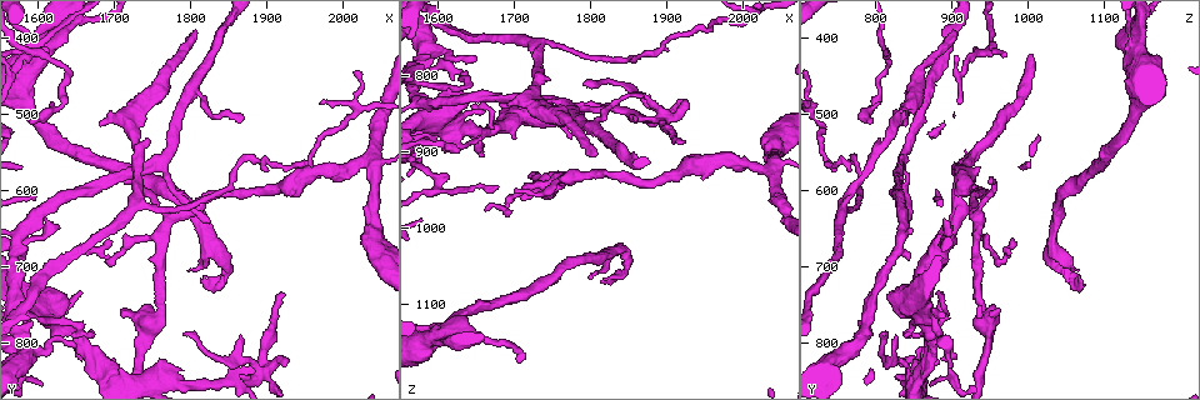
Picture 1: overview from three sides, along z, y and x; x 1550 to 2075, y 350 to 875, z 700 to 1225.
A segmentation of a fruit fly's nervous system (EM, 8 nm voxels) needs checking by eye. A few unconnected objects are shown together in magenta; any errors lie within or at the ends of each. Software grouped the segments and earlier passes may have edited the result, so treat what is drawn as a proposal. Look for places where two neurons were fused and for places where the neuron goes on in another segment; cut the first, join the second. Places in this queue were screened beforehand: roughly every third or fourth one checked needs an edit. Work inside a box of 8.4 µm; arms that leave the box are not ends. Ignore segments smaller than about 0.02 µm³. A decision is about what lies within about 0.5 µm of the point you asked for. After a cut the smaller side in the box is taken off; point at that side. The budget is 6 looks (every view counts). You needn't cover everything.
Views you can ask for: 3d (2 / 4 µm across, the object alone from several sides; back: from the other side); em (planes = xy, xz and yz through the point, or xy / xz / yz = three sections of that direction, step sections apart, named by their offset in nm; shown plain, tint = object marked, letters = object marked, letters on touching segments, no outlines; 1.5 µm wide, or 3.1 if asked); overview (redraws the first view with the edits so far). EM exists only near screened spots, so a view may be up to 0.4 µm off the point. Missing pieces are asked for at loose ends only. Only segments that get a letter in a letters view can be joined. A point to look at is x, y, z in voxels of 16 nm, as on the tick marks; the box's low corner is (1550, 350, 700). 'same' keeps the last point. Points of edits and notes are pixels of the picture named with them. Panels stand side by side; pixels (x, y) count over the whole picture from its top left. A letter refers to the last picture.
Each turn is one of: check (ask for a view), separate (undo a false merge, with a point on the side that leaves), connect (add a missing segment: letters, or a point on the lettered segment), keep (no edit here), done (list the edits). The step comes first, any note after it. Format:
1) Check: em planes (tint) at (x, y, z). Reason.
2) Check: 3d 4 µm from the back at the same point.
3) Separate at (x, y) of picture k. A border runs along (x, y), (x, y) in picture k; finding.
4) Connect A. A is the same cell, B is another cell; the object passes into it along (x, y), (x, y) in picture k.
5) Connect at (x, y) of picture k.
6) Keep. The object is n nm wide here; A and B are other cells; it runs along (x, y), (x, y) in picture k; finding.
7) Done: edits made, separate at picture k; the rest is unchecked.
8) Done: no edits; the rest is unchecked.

Check: em yz step 4 (letters) at (1890, 845, 855). Sharp bend.

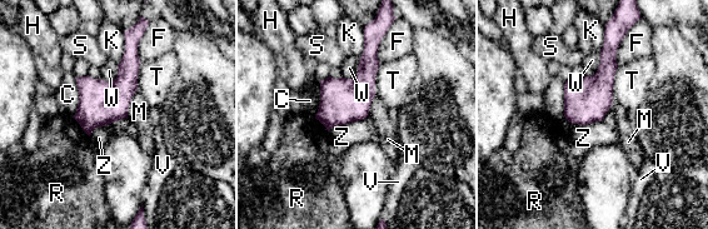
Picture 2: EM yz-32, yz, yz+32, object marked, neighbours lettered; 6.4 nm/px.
Keep. The longest contact is with Z, 360 nm; C, F, H, K, M, R, S, T, V, W and Z are other cells; a border runs along (118, 64), (113, 79), (100, 79) in picture 2; all the same neuron.

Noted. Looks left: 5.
Check: em planes (plain) at (1920, 735, 885). Branch stops here.

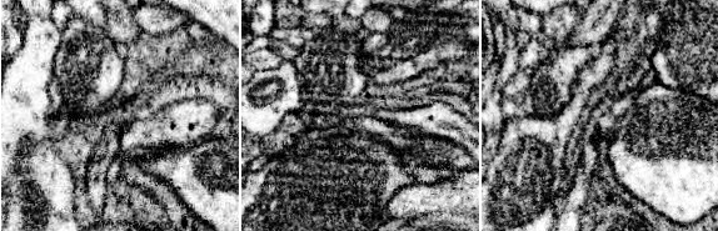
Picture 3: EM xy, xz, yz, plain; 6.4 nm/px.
Check: em planes (tint) at the same point.

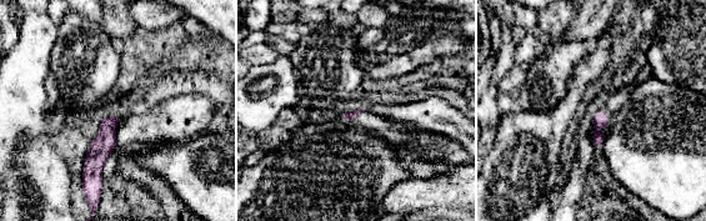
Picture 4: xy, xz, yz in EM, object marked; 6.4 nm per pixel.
Check: em planes (letters) at the same point.

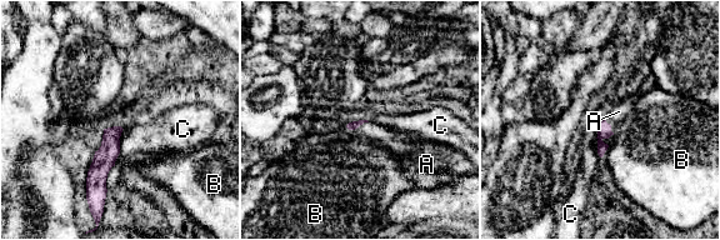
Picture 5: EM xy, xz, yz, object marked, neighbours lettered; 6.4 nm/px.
Connect A. A is the same cell, B and C are other cells; the object passes into it along (353, 125), (359, 125), (393, 140) in picture 5; the neuron continues.

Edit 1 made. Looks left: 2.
Done: edits made, connect at picture 5; the rest is unchecked.

